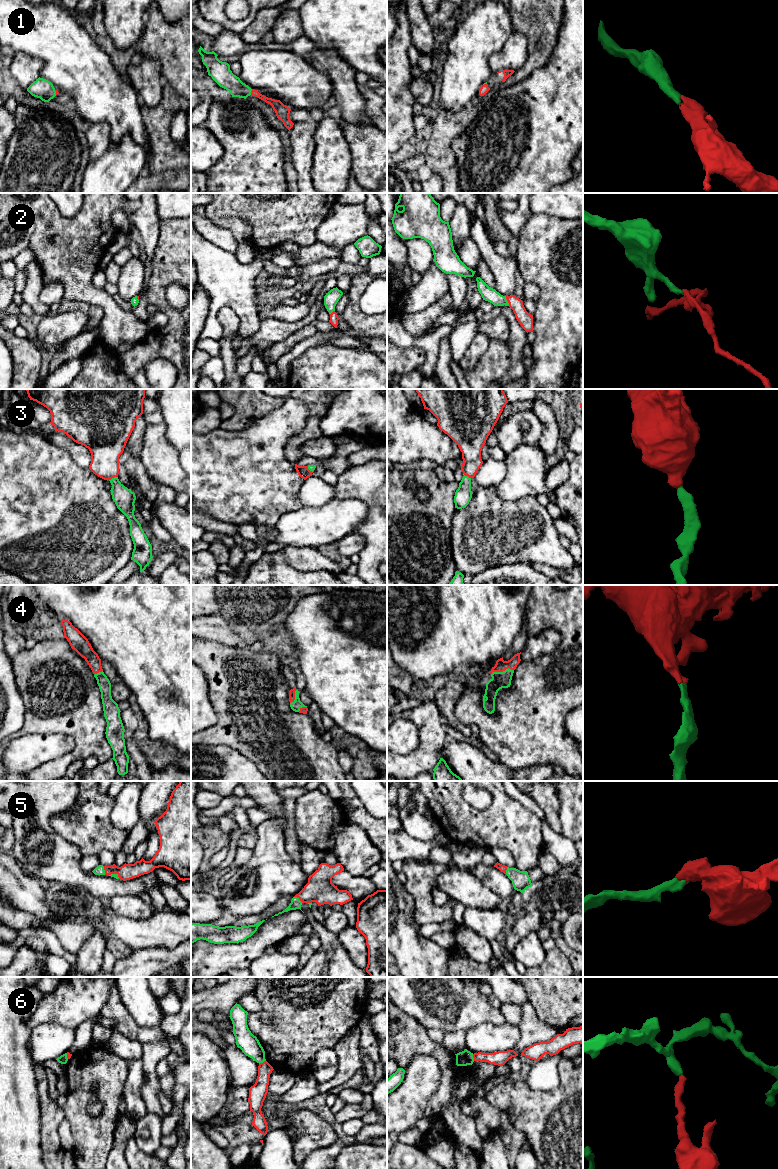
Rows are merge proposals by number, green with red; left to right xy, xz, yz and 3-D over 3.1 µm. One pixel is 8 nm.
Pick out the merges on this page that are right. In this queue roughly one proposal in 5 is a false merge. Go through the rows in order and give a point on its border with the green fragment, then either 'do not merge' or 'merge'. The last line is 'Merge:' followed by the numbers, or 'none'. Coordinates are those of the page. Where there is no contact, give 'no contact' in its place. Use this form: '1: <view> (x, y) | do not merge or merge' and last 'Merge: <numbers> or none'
1: xz (250, 92) | merge
2: yz (507, 301) | merge
3: xy (112, 478) | merge
4: yz (503, 671) | merge
5: xz (298, 898) | merge
6: xz (262, 1062) | do not merge
Merge: 1, 2, 3, 4, 5

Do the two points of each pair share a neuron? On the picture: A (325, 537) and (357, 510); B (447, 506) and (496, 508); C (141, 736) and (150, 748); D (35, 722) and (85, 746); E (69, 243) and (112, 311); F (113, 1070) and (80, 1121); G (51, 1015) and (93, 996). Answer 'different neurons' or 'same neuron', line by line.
A: same neuron
B: different neurons
C: same neuron
D: same neuron
E: same neuron
F: same neuron
G: same neuron

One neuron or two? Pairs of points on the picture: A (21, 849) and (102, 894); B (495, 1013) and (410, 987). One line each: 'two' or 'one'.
A: one
B: one

